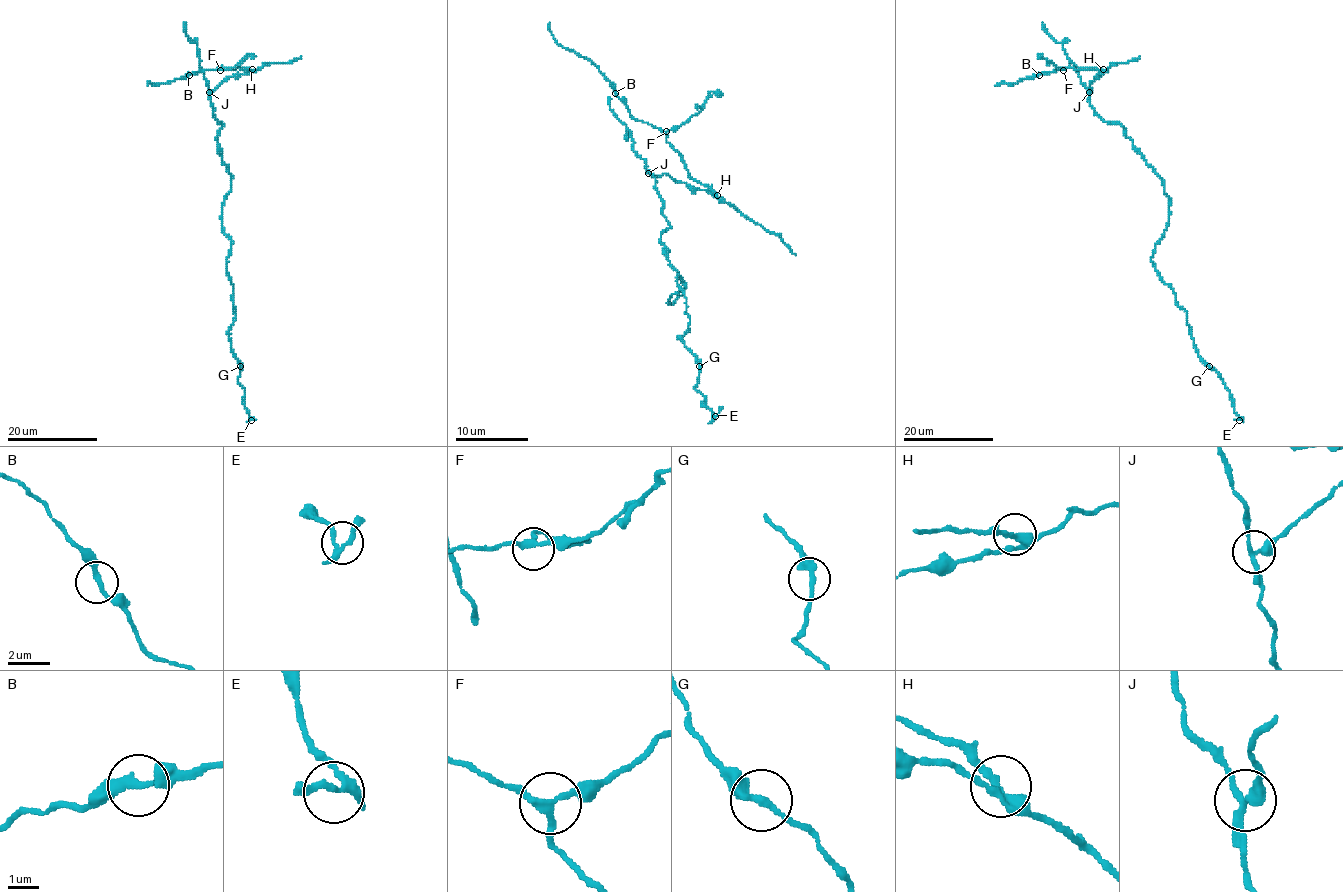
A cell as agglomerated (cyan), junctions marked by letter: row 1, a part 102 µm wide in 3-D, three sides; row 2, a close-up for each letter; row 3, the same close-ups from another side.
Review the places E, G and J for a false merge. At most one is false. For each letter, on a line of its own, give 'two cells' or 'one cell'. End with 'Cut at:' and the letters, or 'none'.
E: one cell
G: one cell
J: two cells
Cut at: J

